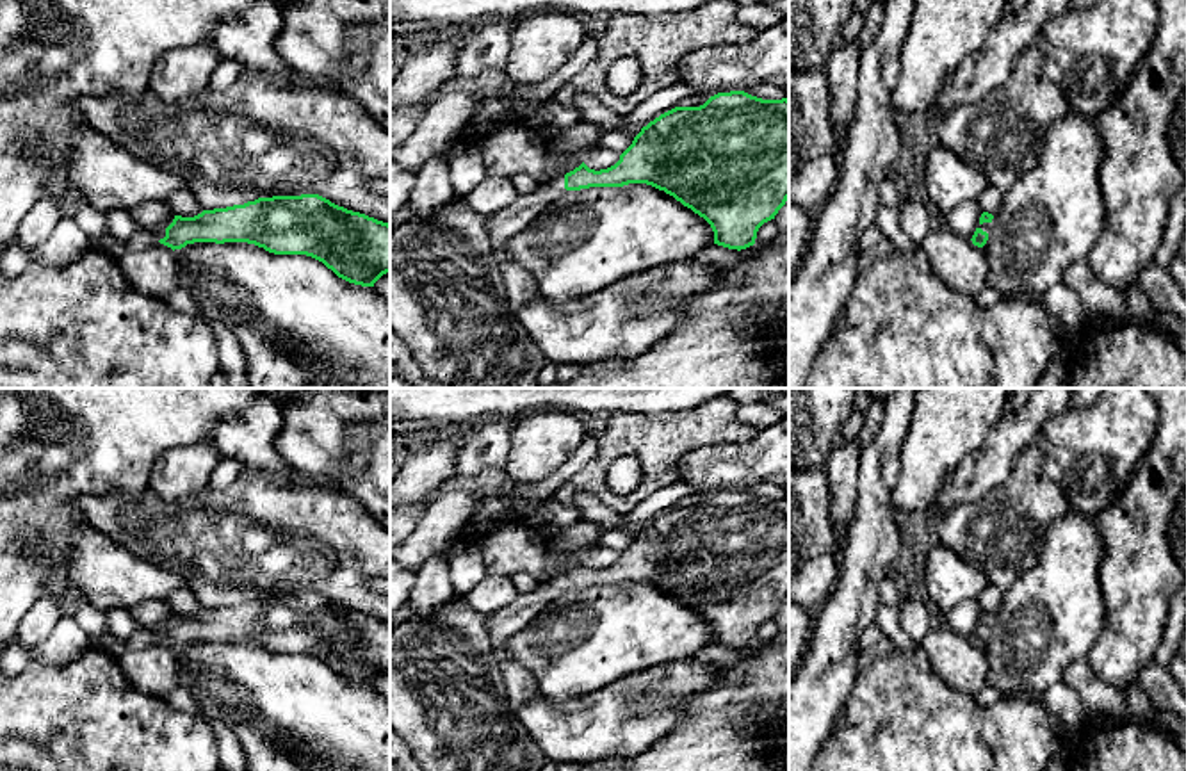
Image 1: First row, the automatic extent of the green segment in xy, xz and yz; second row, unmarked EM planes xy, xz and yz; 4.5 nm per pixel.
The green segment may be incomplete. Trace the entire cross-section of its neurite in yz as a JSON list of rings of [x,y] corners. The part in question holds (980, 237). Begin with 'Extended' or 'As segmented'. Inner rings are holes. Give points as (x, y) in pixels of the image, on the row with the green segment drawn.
Extended. [[[983,212],[979,217],[979,224],[972,235],[972,244],[978,248],[983,248],[987,244],[987,240],[990,239],[994,230],[994,215],[988,212]]]

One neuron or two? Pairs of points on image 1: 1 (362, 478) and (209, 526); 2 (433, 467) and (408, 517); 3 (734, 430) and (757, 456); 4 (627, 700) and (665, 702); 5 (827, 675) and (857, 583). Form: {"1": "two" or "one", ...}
{"1": "two", "2": "two", "3": "two", "4": "one", "5": "one"}

